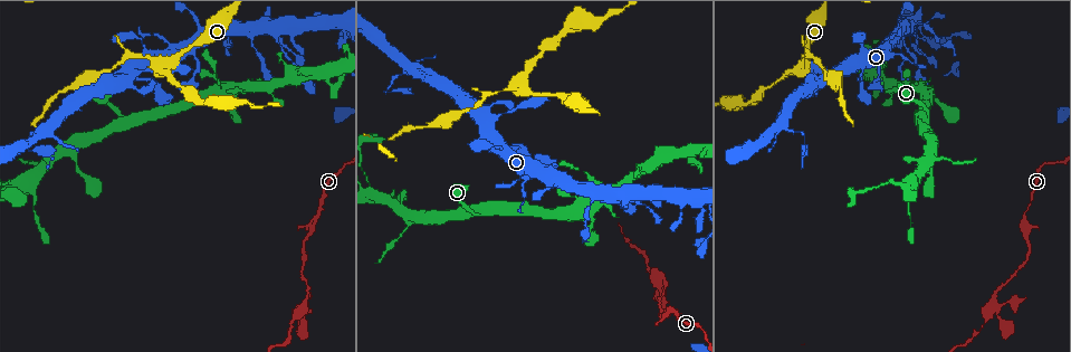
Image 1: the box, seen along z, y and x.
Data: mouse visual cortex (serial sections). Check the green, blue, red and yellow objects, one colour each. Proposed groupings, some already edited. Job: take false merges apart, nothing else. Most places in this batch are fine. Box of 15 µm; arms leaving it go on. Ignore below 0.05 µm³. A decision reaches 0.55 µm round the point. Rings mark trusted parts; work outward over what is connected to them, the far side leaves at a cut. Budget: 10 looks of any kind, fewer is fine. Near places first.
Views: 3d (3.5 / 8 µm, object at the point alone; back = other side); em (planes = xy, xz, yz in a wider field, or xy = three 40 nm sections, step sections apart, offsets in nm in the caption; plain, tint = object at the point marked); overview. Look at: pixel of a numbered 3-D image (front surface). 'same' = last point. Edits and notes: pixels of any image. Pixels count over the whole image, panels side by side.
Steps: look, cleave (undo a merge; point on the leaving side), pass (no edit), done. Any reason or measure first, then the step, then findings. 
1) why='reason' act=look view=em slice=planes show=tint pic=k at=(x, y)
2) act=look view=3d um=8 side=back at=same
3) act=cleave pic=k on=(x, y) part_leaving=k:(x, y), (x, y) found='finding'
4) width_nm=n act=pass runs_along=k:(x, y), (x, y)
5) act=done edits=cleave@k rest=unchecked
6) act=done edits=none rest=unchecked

why='arms part here' act=look view=3d um=8 pic=1 at=(796, 70)

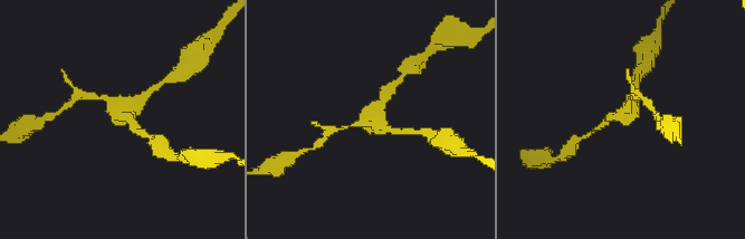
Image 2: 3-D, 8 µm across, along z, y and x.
why='closer look' act=look view=3d um=3.5 pic=2 at=(381, 119)

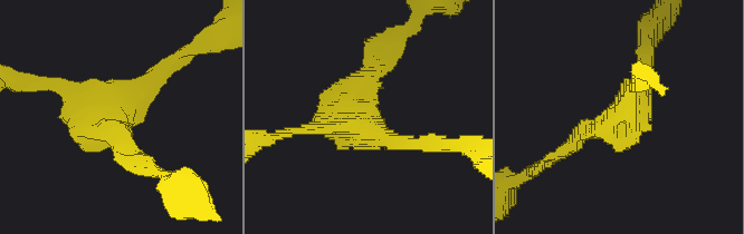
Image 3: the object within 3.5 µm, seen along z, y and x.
act=pass found='continuous, no second cell'

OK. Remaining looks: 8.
why='abrupt turn' act=look view=3d um=8 pic=1 at=(805, 145)

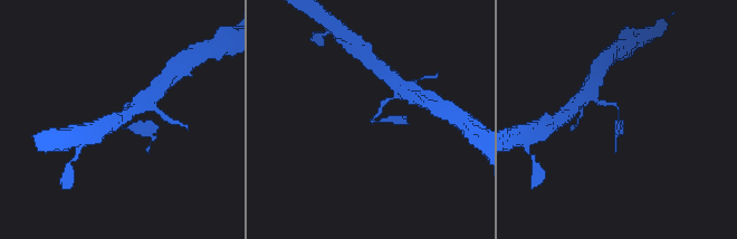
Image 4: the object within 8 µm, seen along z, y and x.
why='closer look' act=look view=3d um=3.5 pic=4 at=(372, 119)

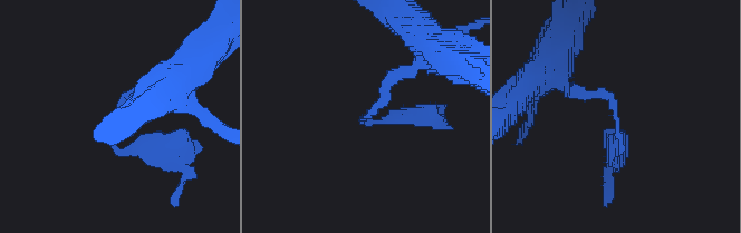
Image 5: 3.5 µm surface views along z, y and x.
act=pass runs_along=5:(579, 90), (610, 97), (616, 145) found='all the same cell'

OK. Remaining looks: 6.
why='sudden change in width' act=look view=3d um=3.5 pic=1 at=(906, 82)

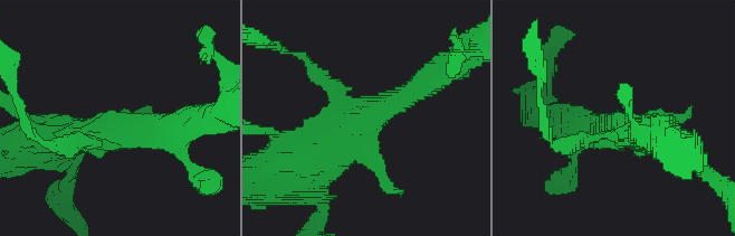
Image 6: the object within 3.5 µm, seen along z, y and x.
act=look view=em slice=planes show=tint pic=6 at=(359, 126)

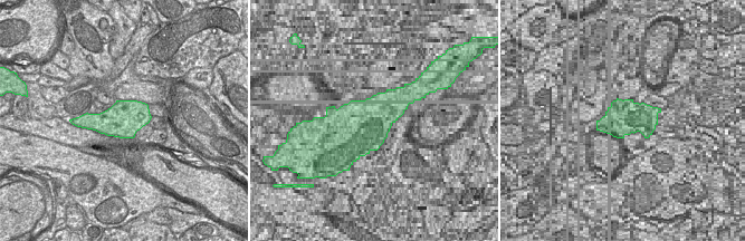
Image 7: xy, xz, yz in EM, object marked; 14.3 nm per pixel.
act=pass runs_along=6:(294, 168), (322, 157), (425, 82) found='one cell here'

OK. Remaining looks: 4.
why='narrows sharply' act=look view=3d um=3.5 pic=1 at=(286, 52)

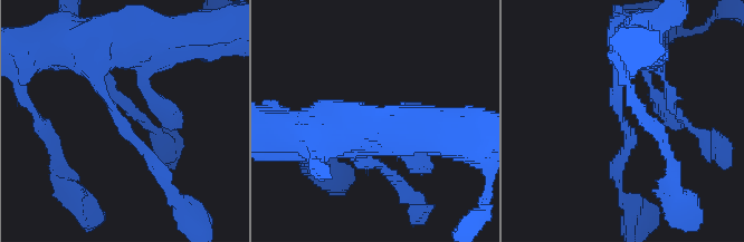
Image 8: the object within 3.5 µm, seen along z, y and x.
act=pass runs_along=8:(94, 42), (101, 94), (162, 176) found='one cell here'

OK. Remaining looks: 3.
act=done edits=none rest=unchecked

